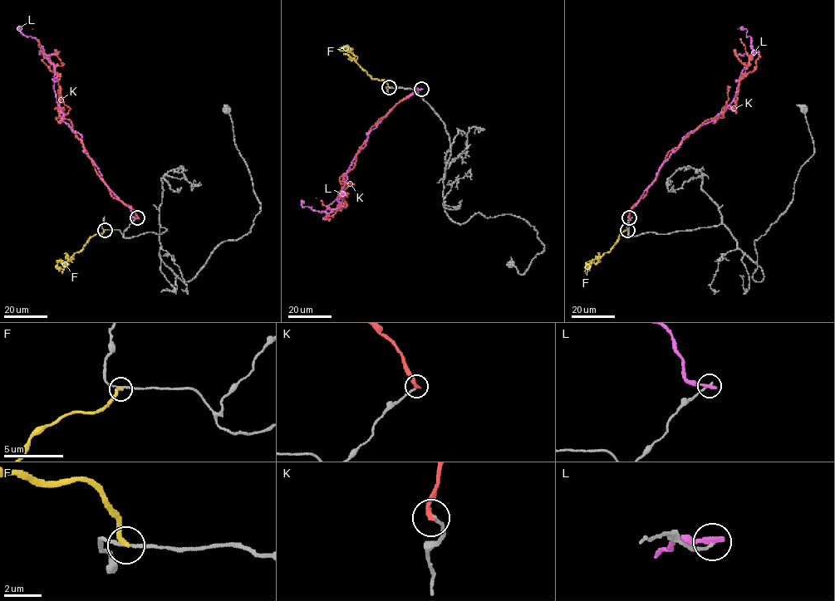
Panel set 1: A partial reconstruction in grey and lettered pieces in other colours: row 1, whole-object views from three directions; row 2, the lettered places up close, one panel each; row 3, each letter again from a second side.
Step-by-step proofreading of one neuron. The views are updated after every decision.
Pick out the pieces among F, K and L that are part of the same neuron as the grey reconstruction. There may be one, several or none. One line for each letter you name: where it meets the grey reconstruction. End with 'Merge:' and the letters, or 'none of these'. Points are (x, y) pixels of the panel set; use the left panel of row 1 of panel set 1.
Merge: none of these

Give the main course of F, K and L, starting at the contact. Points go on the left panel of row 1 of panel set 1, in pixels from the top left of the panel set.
F: (105, 230), (89, 238), (80, 251), (66, 262), (61, 273)
K: (138, 217), (111, 196), (71, 122), (61, 119), (54, 108), (59, 100), (57, 75), (32, 29)
L: (137, 218), (103, 182), (82, 136), (62, 119), (54, 65), (20, 26)

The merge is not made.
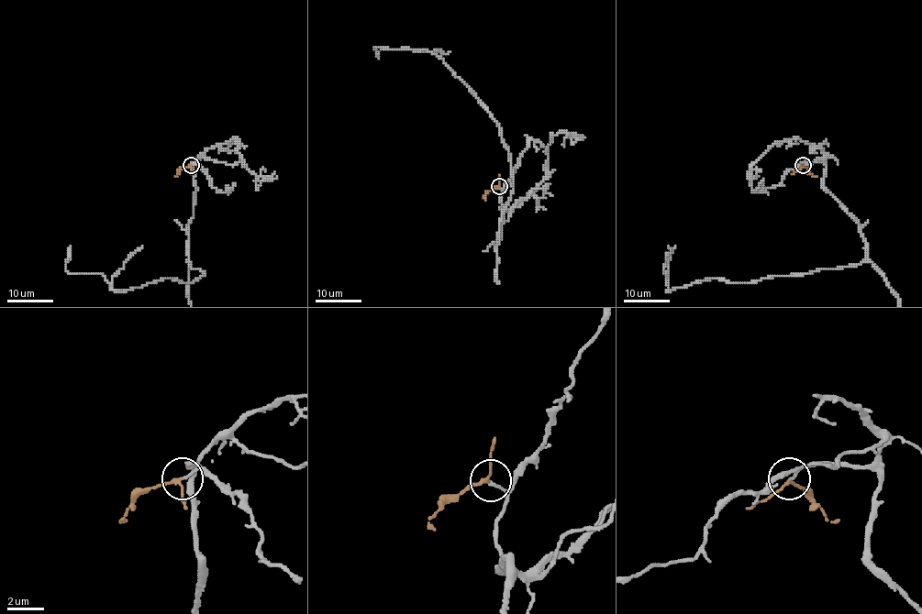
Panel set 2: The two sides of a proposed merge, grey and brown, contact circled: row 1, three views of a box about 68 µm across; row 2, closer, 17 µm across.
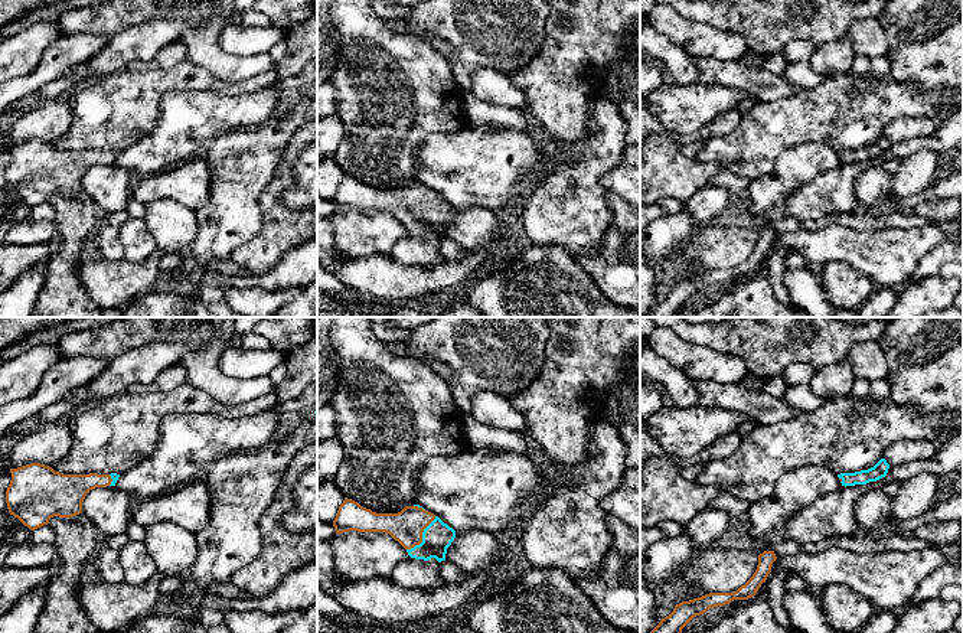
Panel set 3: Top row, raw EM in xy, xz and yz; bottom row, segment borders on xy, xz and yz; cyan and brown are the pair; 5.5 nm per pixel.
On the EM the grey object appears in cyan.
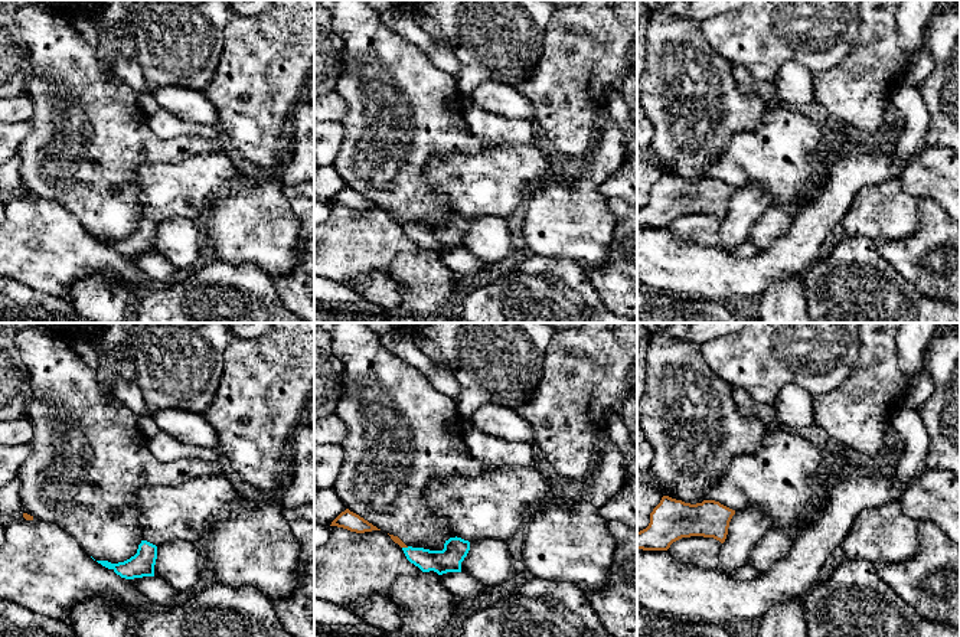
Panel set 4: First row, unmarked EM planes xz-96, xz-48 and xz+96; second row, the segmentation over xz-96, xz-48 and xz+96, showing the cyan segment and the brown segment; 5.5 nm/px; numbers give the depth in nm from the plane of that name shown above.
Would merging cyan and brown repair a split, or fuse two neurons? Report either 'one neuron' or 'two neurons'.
one neuron

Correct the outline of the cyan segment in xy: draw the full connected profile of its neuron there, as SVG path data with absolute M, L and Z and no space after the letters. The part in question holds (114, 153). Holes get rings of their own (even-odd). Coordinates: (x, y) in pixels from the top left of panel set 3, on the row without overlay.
M40 140L10 146L10 150L6 167L9 190L30 208L48 202L53 193L82 190L82 179L89 167L115 163L120 154L117 150L63 151Z

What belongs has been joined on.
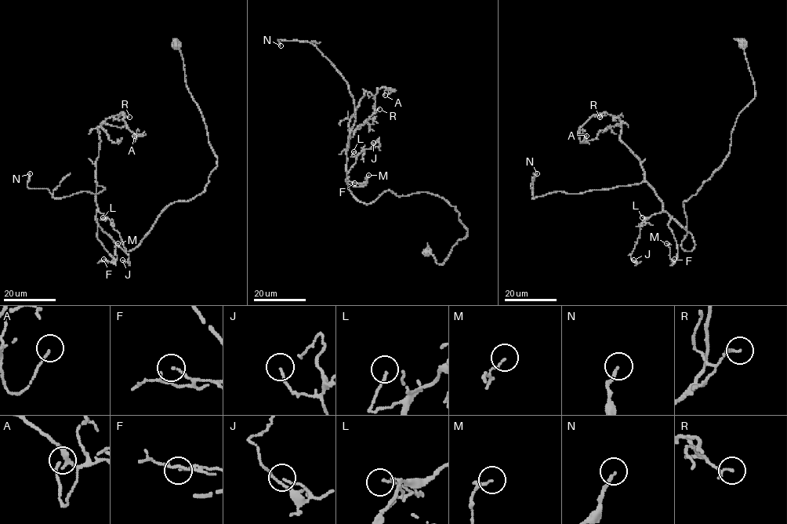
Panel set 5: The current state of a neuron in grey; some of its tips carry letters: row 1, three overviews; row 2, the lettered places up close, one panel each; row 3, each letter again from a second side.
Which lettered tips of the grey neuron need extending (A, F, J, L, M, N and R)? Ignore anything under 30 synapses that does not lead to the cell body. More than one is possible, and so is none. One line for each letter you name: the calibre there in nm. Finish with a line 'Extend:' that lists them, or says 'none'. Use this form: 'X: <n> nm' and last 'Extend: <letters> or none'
N: 160 nm
Extend: N

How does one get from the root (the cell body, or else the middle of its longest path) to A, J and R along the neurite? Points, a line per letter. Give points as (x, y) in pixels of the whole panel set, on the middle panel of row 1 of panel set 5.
A: (382, 193), (368, 204), (353, 194), (346, 149), (349, 129), (374, 111), (378, 89), (386, 88), (385, 95)
J: (382, 193), (365, 204), (353, 194), (346, 180), (356, 156), (379, 140), (378, 147), (373, 143)
R: (382, 193), (365, 204), (353, 194), (346, 180), (349, 129), (358, 128), (379, 109)

